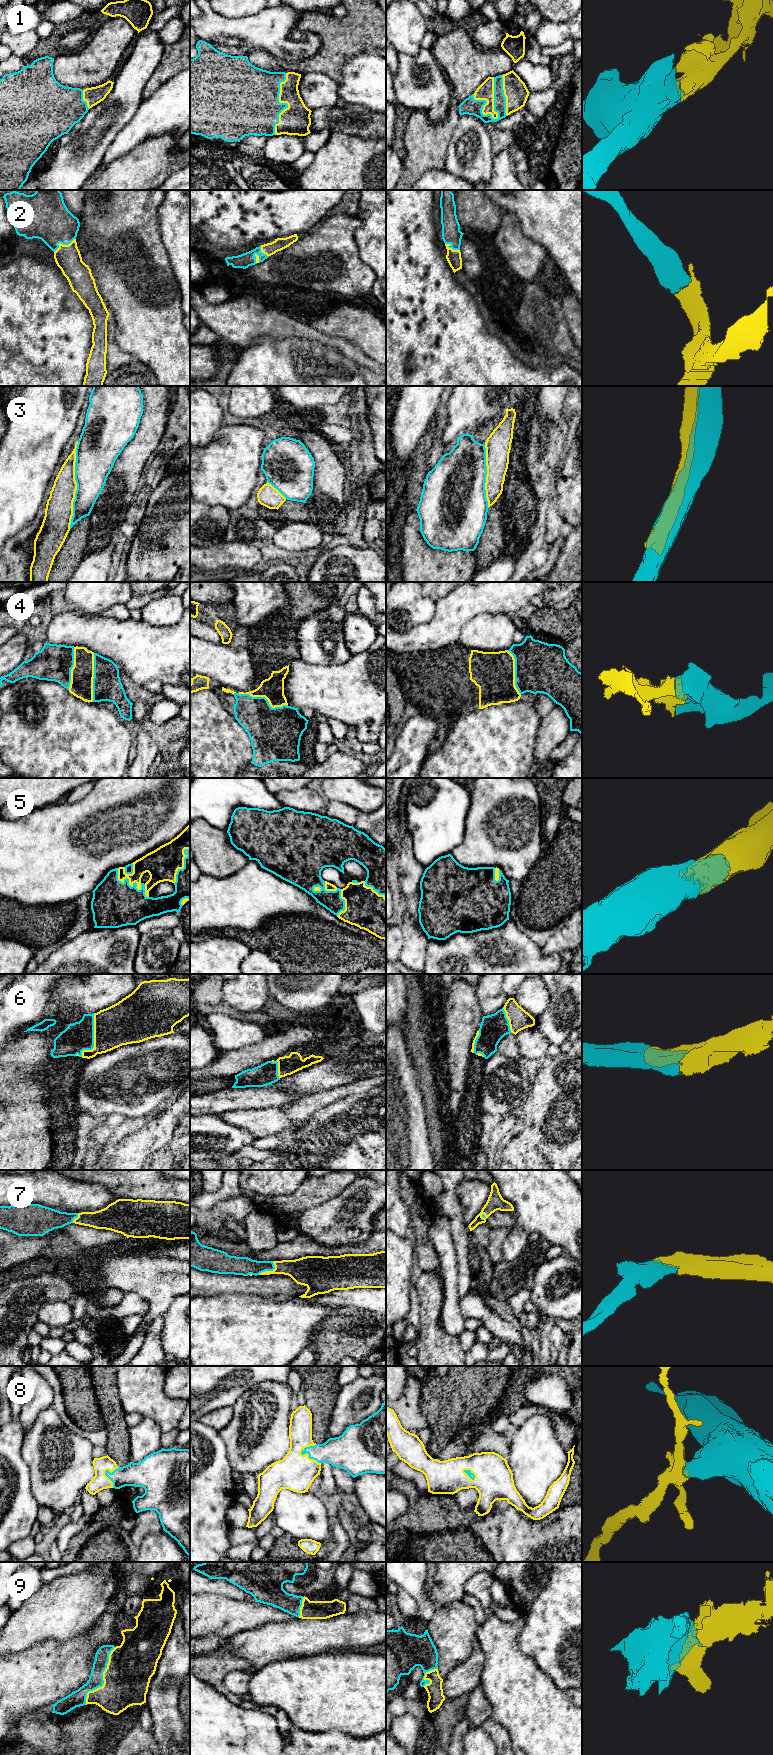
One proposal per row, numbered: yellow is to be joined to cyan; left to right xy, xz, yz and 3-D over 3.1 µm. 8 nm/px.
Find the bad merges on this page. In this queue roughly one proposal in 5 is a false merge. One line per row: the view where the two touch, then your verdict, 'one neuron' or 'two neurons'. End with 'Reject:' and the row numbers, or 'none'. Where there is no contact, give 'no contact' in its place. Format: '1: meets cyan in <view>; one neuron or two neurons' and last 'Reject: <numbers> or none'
1: meets cyan in yz; one neuron
2: meets cyan in xy; one neuron
3: meets cyan in xy; two neurons
4: meets cyan in xz; one neuron
5: meets cyan in xy; one neuron
6: meets cyan in xy; one neuron
7: meets cyan in xz; one neuron
8: meets cyan in xz; one neuron
9: meets cyan in xy; one neuron
Reject: 3

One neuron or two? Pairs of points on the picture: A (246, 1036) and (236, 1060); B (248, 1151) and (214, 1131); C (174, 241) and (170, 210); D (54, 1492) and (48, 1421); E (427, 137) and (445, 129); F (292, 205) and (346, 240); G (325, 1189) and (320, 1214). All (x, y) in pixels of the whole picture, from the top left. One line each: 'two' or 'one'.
A: two
B: two
C: one
D: one
E: one
F: two
G: two

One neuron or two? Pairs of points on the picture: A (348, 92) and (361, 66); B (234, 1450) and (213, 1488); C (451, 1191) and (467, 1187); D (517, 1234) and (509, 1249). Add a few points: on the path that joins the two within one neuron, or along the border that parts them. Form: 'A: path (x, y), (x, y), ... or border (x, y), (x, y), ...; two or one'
A: path (354, 86), (361, 79), (361, 72); one
B: border (221, 1438), (225, 1444), (227, 1460), (233, 1471); two
C: border (461, 1180), (457, 1187), (457, 1197), (462, 1213); two
D: path (517, 1238), (513, 1245); one

